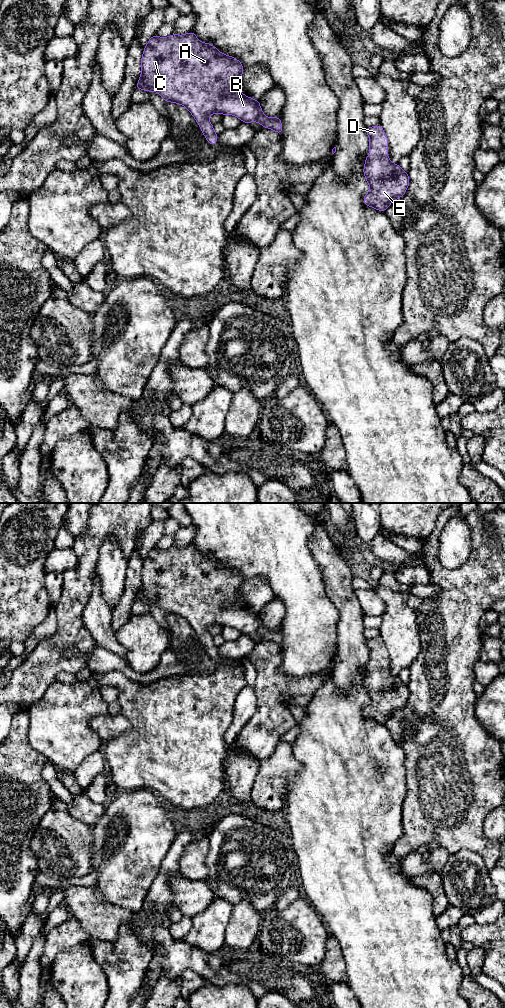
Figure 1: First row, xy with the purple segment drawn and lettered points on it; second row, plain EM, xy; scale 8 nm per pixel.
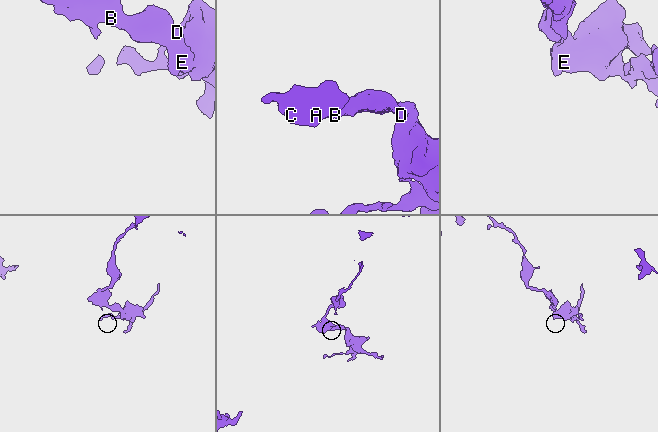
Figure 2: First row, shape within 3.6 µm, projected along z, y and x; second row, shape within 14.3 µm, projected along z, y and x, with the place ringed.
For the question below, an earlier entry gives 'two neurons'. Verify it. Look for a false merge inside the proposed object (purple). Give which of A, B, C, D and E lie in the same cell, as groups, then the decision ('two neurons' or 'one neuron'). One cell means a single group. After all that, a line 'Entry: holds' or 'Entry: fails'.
groups A B C D E; one neuron
Entry: fails

